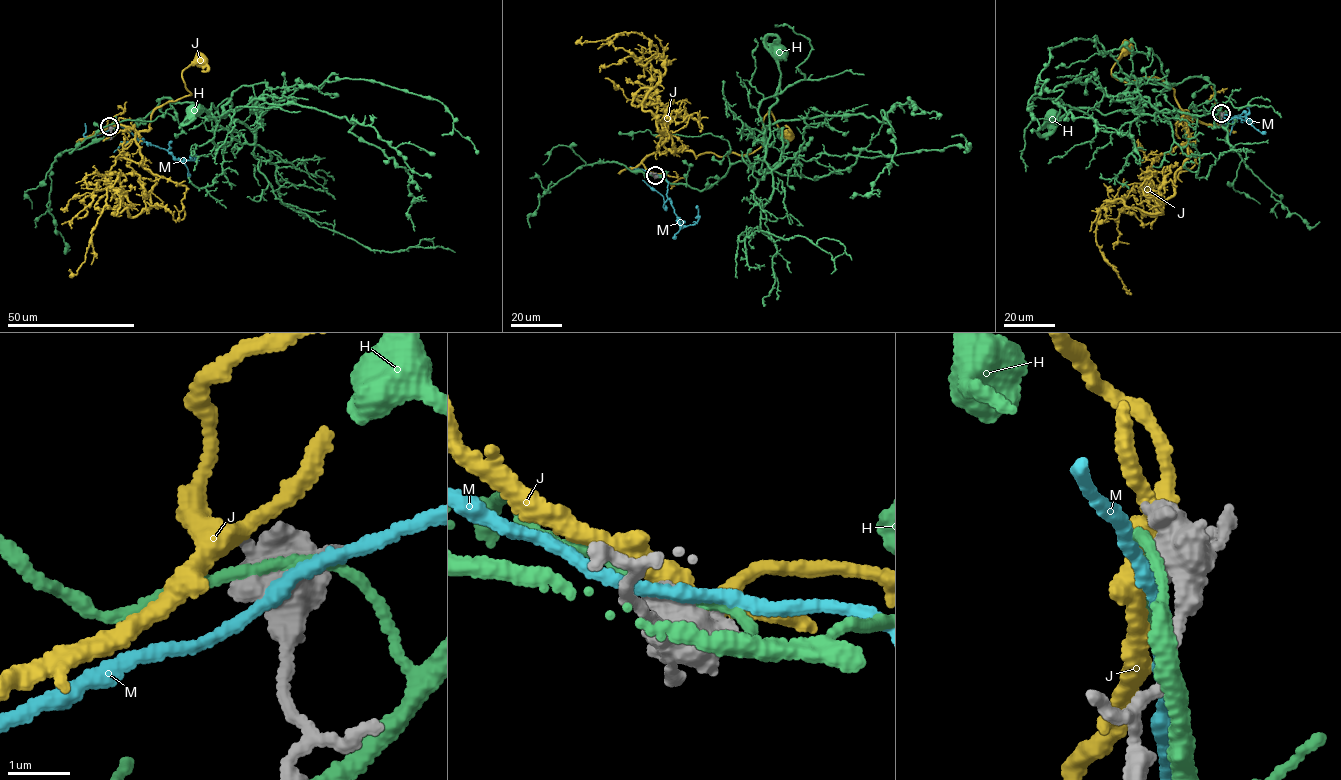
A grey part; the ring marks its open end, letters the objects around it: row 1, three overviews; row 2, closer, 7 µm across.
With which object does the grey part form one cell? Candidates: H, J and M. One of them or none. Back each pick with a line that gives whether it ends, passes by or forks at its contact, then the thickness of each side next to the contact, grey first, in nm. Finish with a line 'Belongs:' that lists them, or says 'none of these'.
J: it forks | 360/260 nm
Belongs: J

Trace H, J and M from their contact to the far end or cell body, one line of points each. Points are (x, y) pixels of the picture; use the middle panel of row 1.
H: (655, 174), (701, 190), (739, 161), (803, 175), (798, 152), (773, 169), (764, 159), (781, 52)
J: (656, 175), (642, 163), (654, 153), (753, 152), (769, 111), (789, 135)
M: (654, 174), (663, 176), (668, 182), (666, 195), (680, 225), (684, 227), (698, 220), (697, 205)

